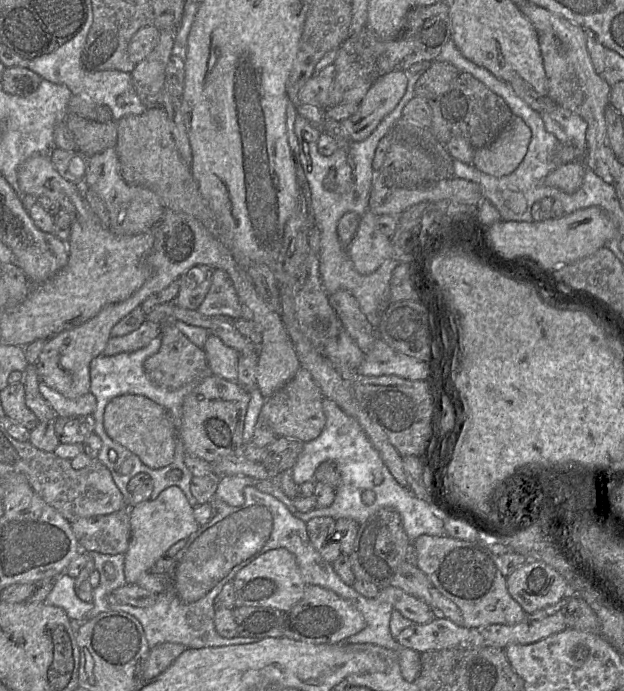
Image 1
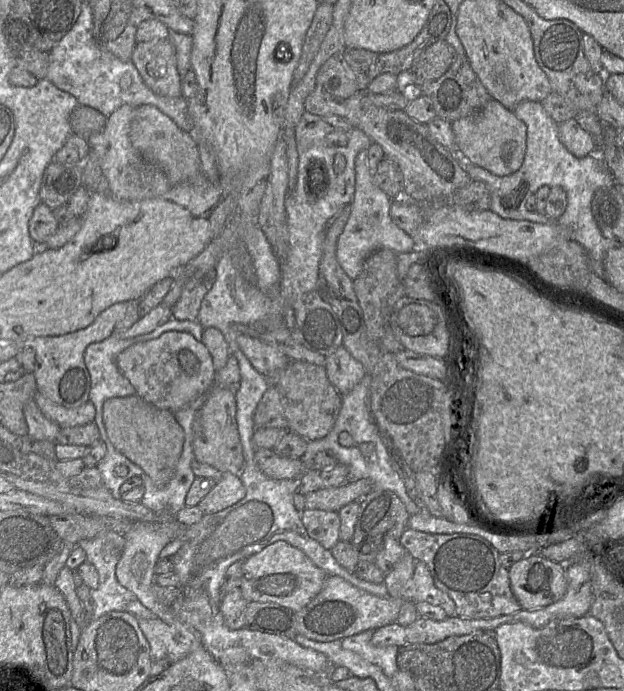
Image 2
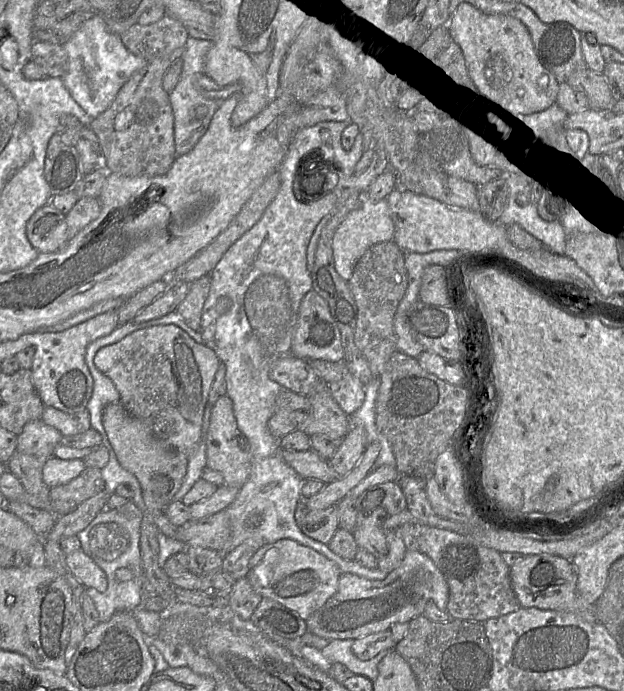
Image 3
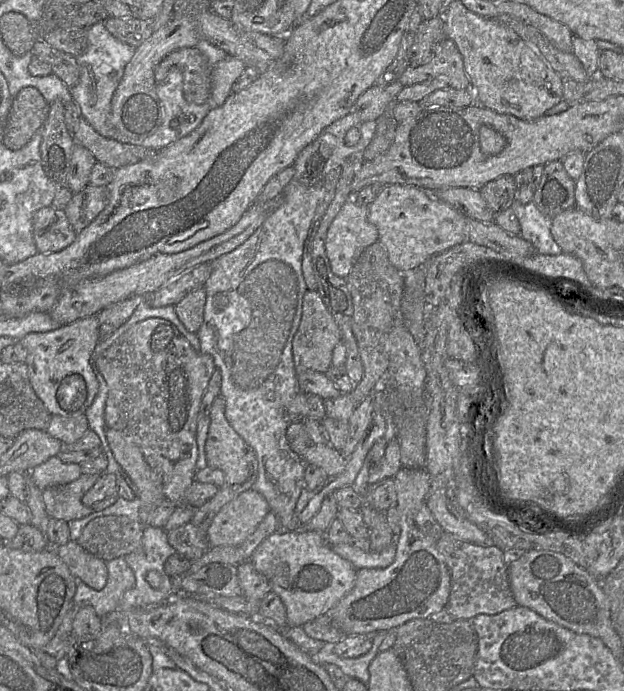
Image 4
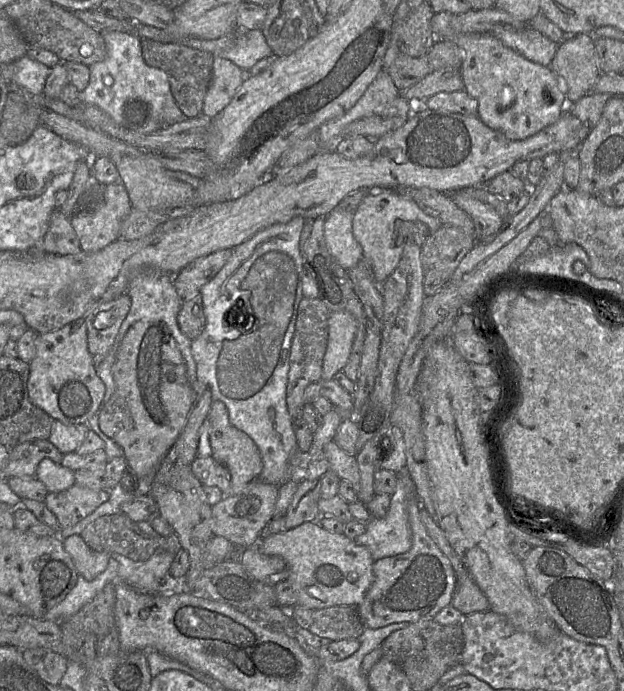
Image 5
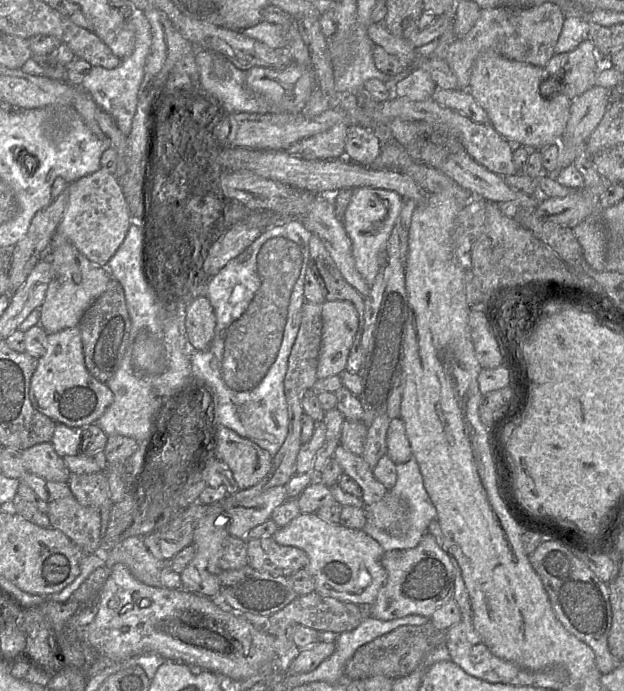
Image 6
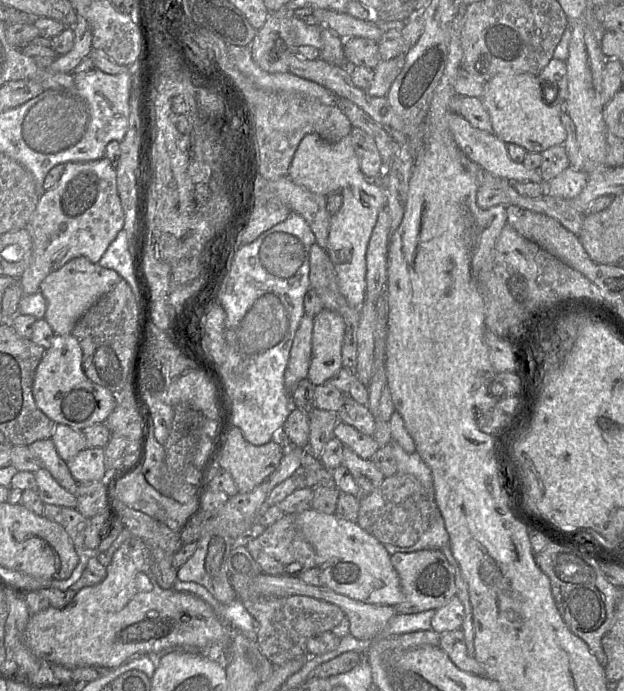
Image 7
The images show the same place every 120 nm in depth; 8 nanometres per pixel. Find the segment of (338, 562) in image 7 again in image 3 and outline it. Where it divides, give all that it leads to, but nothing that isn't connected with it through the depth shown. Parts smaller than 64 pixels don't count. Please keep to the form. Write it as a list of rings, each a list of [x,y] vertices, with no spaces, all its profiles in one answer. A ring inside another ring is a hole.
[[[280,539],[256,550],[249,561],[246,578],[262,597],[277,601],[307,620],[335,594],[341,574],[333,561],[314,549],[291,539]]]

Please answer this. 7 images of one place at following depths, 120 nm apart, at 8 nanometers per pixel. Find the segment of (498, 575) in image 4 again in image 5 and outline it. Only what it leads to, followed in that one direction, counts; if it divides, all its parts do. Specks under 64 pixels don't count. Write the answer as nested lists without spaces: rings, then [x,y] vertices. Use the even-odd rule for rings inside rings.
[[[469,573],[465,578],[457,579],[451,605],[464,616],[490,609],[487,597],[471,578]]]

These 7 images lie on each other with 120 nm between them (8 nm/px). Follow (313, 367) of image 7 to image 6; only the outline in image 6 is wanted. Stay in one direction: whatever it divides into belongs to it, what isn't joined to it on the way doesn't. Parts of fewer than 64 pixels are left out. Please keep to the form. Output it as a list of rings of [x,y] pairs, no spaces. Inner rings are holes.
[[[325,301],[322,304],[322,337],[316,372],[318,379],[340,375],[346,370],[347,358],[357,332],[358,322],[357,311],[350,301]]]

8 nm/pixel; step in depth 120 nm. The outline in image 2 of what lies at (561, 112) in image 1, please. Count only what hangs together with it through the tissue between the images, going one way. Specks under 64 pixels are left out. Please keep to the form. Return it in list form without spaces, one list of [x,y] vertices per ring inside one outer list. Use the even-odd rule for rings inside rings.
[[[575,118],[559,123],[558,135],[565,148],[578,158],[600,152],[600,149],[597,150],[597,141]]]

